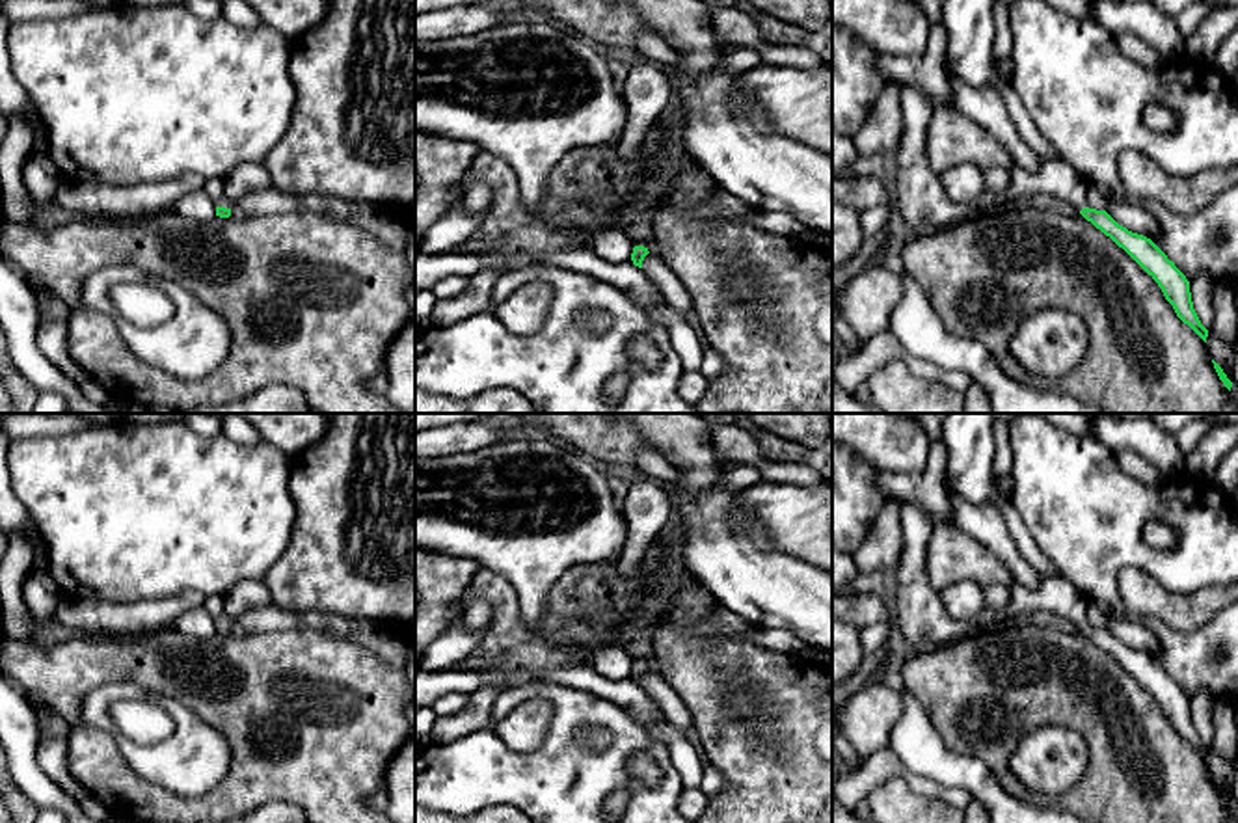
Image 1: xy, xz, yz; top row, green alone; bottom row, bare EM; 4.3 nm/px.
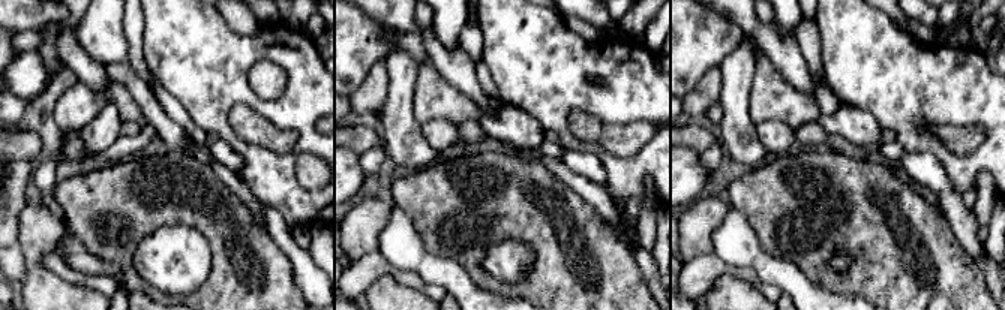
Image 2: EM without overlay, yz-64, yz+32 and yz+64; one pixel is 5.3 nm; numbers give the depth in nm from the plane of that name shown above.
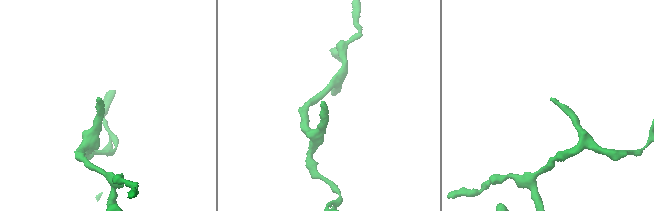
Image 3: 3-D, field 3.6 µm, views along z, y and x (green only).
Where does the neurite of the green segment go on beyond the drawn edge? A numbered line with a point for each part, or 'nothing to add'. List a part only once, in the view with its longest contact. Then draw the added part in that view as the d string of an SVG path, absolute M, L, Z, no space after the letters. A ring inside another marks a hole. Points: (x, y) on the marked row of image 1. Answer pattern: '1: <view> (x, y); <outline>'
1: xy (248, 177); M242 164L223 179L223 197L220 199L218 207L233 209L246 194L270 186L272 179L264 164Z

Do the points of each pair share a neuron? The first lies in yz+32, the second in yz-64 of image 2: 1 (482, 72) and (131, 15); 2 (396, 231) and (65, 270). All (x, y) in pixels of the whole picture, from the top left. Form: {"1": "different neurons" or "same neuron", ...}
{"1": "different neurons", "2": "different neurons"}

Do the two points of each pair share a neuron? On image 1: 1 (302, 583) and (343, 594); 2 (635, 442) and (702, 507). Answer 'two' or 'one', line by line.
1: one
2: two

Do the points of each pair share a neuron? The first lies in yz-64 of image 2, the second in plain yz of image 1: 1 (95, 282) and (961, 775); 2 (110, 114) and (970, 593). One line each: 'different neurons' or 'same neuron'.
1: different neurons
2: same neuron

